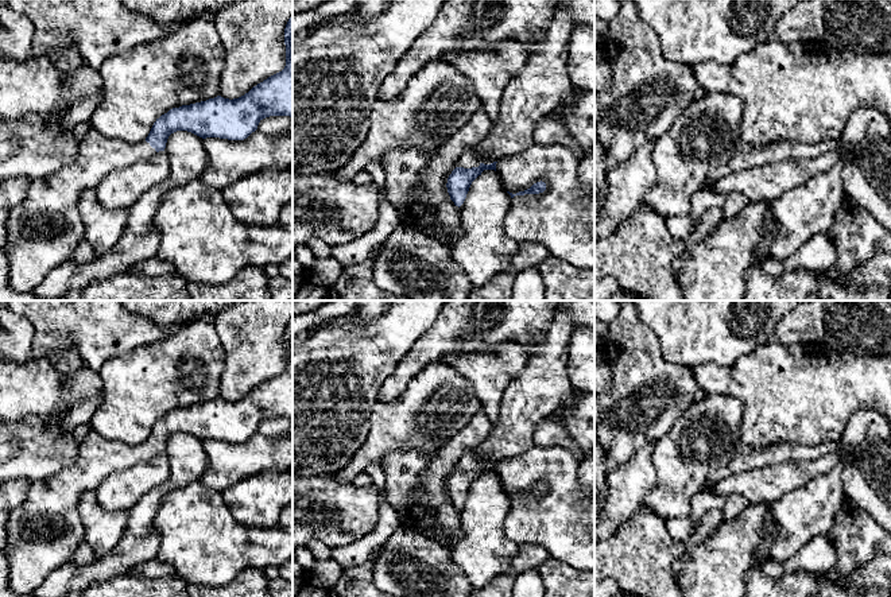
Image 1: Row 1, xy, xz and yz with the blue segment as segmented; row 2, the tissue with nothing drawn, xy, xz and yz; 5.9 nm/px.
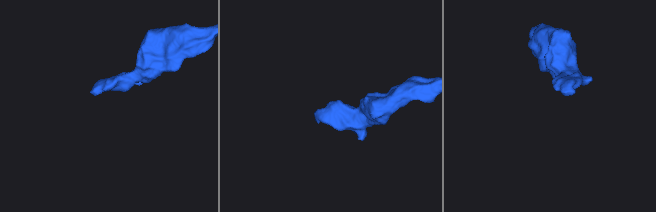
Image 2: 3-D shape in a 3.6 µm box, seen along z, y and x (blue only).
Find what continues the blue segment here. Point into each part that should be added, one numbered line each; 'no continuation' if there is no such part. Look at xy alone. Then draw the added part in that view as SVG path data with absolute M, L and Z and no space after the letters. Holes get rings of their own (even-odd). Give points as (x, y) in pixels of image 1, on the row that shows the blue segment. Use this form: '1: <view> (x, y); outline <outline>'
1: xy (43, 231); outline M90 128L78 142L78 152L63 168L31 181L26 198L8 210L5 253L11 287L28 294L59 264L71 259L77 245L86 239L86 229L78 212L78 199L88 189L96 189L109 172L148 160L156 154L146 140L128 143L104 136Z

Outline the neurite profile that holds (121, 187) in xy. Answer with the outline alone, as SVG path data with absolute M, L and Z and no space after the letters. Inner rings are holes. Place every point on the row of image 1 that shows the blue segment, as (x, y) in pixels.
M159 151L148 160L109 172L94 190L101 206L129 208L146 191L160 185L168 172L170 156L166 151Z

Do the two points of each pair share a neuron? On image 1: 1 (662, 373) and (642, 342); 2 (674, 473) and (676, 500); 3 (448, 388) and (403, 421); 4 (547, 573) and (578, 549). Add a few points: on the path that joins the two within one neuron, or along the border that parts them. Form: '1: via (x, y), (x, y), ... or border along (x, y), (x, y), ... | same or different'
1: via (654, 365), (642, 351) | same
2: via (677, 480), (677, 493) | same
3: via (437, 399), (414, 421) | same
4: border along (550, 555), (580, 572) | different

